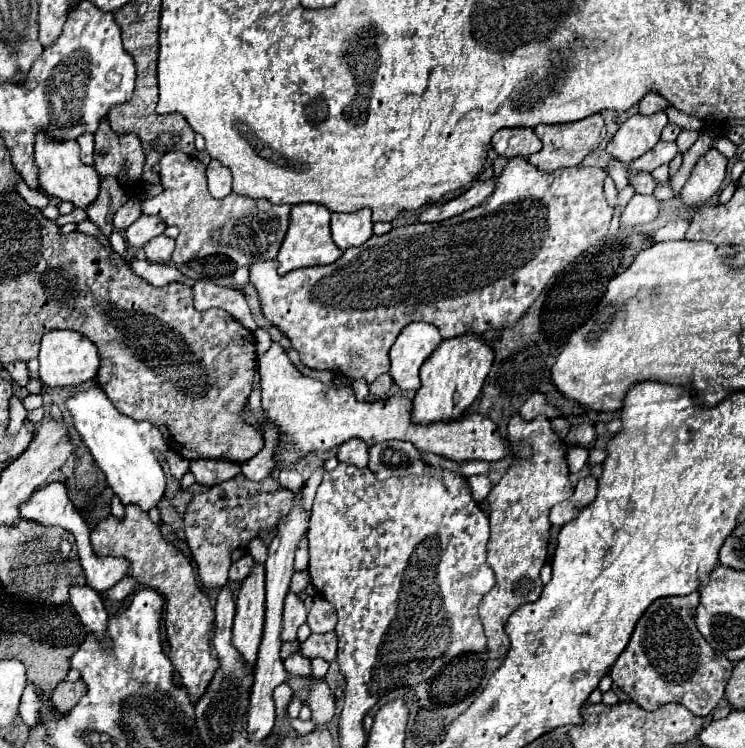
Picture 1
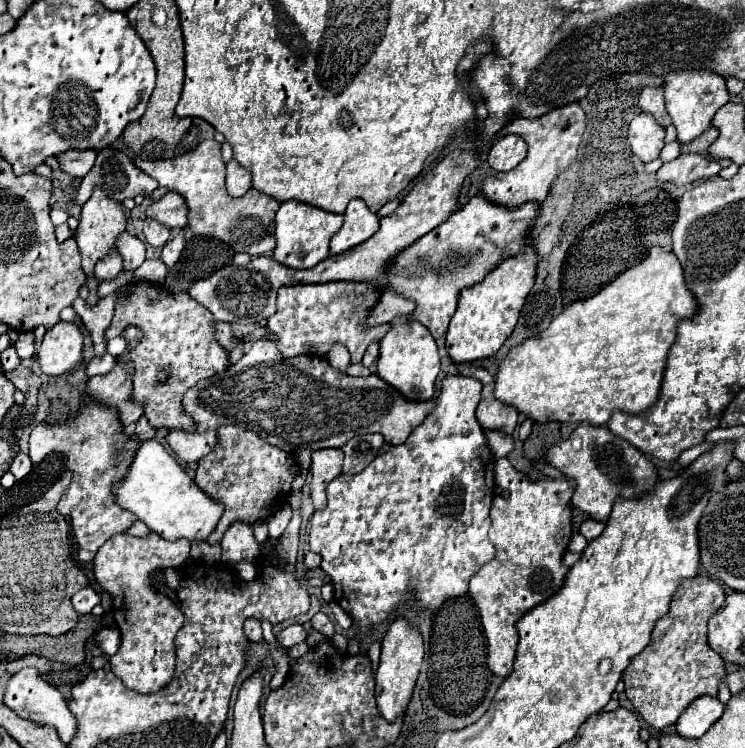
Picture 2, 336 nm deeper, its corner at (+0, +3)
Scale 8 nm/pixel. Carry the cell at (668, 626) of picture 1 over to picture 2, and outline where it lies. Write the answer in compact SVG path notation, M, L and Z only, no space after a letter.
M697 575L693 581L681 581L681 587L677 589L669 613L657 621L653 633L651 633L651 643L645 647L637 657L633 657L631 665L623 671L623 681L625 681L625 693L637 713L655 729L665 729L667 725L675 723L679 715L699 697L711 695L717 697L719 693L719 683L727 677L725 671L725 661L721 659L719 653L715 653L709 643L707 643L707 621L709 617L723 605L725 593L719 581L711 577Z

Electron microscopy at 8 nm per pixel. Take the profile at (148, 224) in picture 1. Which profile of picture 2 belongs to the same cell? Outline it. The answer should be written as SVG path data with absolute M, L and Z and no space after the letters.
M167 193L147 207L145 217L153 219L169 229L185 227L187 225L187 207L183 205L183 197L179 197L175 193Z

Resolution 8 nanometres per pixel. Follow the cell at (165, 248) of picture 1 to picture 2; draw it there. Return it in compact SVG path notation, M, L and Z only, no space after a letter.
M145 221L143 235L151 247L163 247L169 241L169 229L155 221Z

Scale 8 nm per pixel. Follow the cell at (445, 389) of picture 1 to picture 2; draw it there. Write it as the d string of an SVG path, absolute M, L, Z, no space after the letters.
M527 243L523 251L511 259L505 259L499 263L495 271L491 271L481 283L467 287L459 295L459 307L455 315L451 317L449 329L447 329L447 353L453 363L473 363L477 359L493 357L499 347L505 343L505 339L511 335L521 307L525 303L525 297L529 295L533 281L535 281L535 265L537 257L531 245Z

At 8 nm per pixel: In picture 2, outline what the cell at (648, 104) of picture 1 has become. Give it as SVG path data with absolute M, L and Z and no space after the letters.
M663 85L643 89L643 93L639 95L639 107L641 107L641 111L651 113L659 125L667 127L667 125L671 125L671 117L665 109L665 95L663 93L665 93Z

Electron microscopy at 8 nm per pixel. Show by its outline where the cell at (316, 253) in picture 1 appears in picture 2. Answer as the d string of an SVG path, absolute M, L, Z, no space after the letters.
M283 201L275 215L277 247L273 251L273 259L291 269L311 269L329 255L329 239L333 233L339 231L341 225L343 225L343 215L329 213L299 201Z

